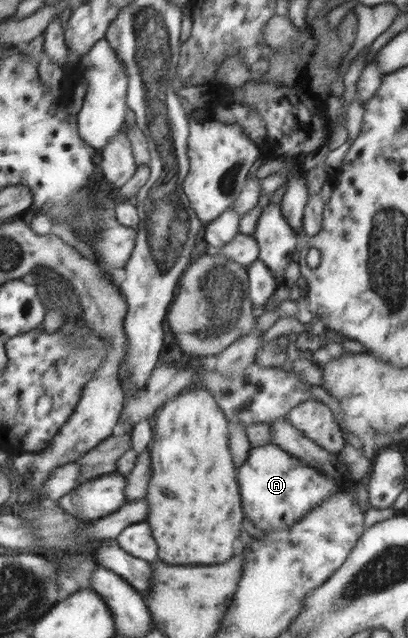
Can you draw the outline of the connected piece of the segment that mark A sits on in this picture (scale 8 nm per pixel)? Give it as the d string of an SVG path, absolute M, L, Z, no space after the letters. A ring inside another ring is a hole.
M274 443L250 449L247 460L239 468L237 480L247 517L264 533L292 527L310 510L318 507L319 502L340 490L334 478L308 467Z

